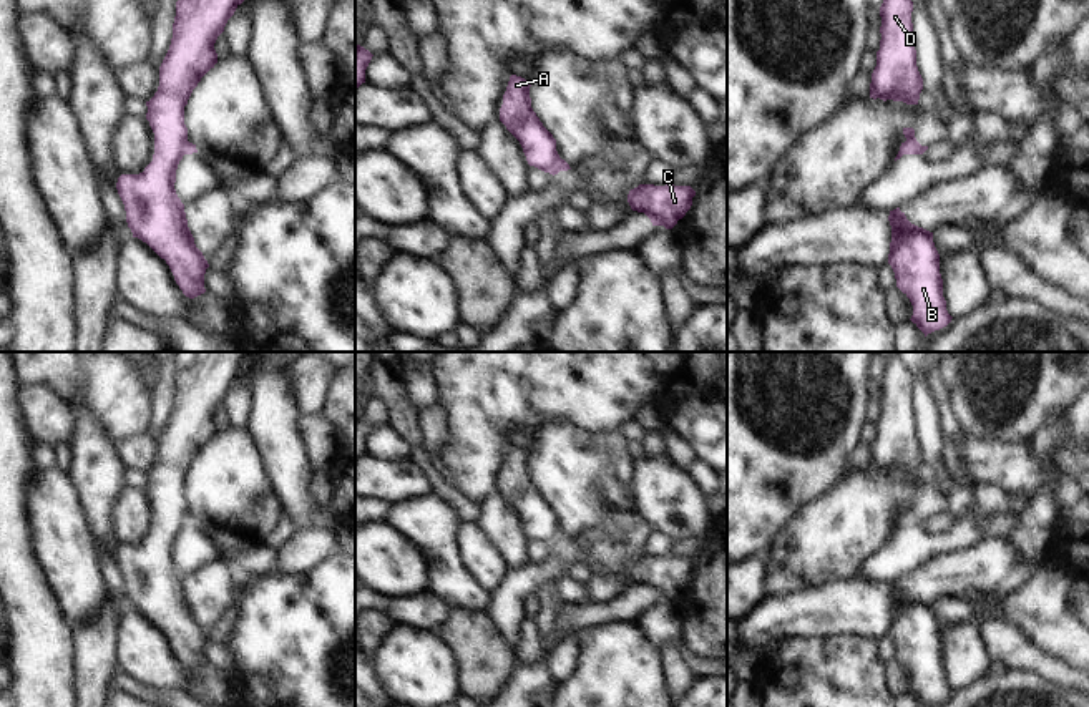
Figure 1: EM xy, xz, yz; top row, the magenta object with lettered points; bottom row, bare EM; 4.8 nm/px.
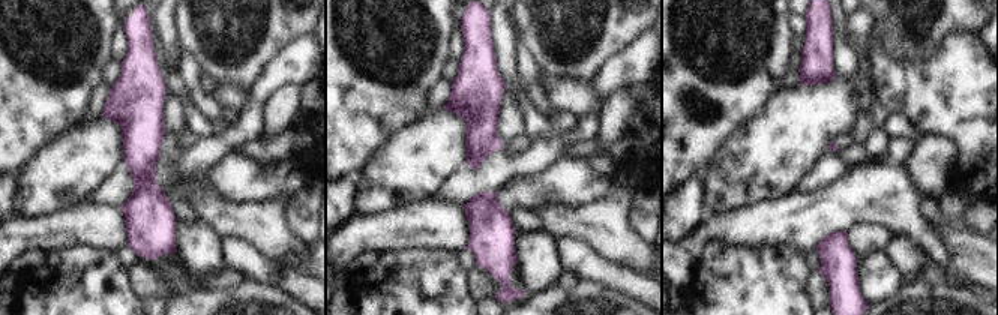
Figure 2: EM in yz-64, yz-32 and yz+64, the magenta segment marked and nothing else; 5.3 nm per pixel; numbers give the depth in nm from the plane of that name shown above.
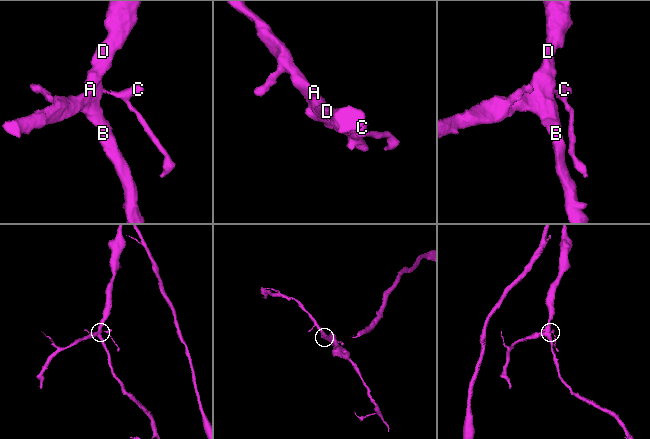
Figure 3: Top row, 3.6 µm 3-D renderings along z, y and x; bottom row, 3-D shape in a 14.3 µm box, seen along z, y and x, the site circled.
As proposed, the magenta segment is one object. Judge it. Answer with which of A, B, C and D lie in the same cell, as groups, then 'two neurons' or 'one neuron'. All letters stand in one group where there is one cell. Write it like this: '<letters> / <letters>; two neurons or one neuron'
A B D / C; two neurons

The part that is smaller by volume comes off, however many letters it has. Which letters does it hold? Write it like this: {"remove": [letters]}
{"remove": ["C"]}

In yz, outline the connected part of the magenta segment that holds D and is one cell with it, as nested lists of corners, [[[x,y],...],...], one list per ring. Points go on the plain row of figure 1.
[[[890,357],[880,378],[881,412],[870,455],[873,471],[918,476],[923,450],[916,438],[911,383],[913,373],[900,357]]]

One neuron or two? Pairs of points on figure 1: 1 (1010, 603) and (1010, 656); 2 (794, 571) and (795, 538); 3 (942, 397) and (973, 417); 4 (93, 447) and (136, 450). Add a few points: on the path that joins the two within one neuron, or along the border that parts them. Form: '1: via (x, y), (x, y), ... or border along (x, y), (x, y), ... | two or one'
1: border along (981, 623), (1003, 621), (1011, 624), (1040, 651) | two
2: via (794, 563), (795, 546) | one
3: border along (937, 369), (948, 390), (950, 407), (963, 433) | two
4: border along (117, 443), (128, 465) | two

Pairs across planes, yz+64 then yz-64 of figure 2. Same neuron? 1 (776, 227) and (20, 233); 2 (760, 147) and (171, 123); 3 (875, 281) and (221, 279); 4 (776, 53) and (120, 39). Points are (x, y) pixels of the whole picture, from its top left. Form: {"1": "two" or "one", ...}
{"1": "one", "2": "two", "3": "two", "4": "two"}

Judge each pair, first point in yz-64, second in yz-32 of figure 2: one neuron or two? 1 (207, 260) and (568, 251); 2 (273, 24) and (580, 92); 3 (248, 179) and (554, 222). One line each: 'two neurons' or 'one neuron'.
1: two neurons
2: two neurons
3: two neurons

